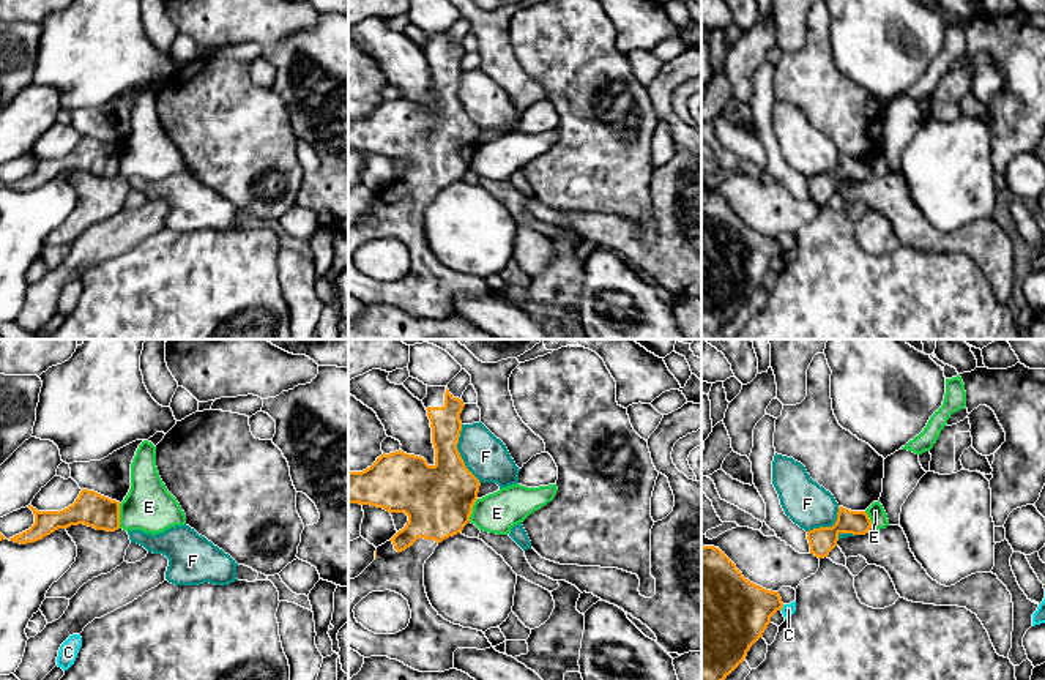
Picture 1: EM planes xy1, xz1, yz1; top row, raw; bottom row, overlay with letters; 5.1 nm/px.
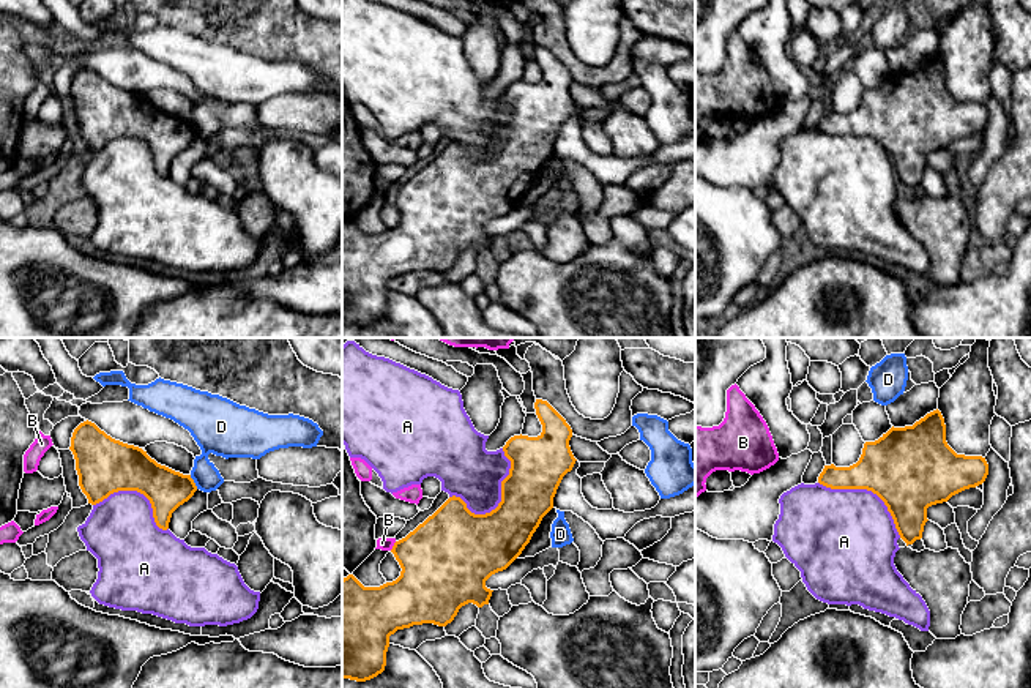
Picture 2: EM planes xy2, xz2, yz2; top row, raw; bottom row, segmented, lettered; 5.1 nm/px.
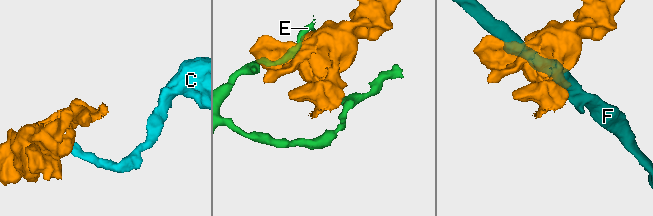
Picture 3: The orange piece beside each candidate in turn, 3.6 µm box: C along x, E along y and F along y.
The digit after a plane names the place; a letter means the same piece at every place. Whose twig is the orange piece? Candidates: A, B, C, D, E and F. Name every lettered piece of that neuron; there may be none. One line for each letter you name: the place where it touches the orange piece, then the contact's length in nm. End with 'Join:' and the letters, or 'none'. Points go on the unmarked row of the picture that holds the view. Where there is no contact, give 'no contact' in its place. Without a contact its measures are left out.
Join: none

